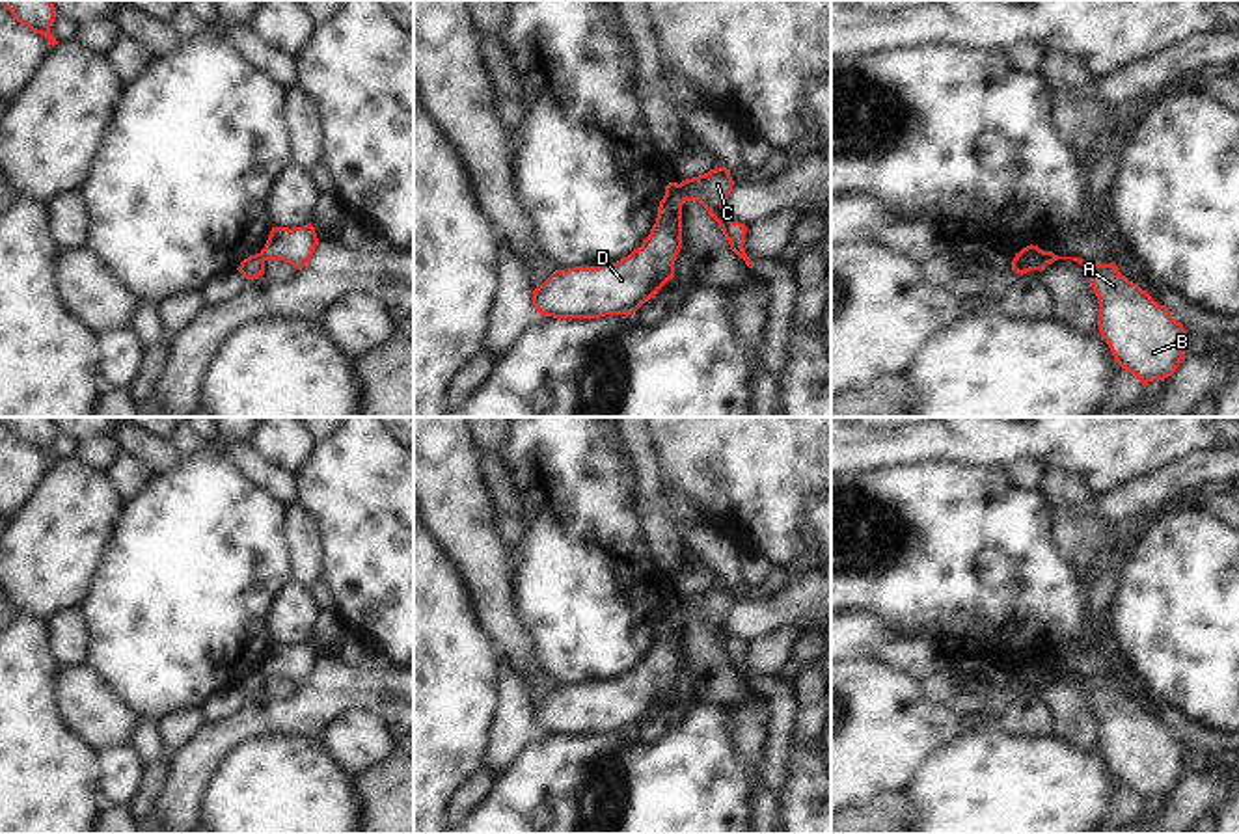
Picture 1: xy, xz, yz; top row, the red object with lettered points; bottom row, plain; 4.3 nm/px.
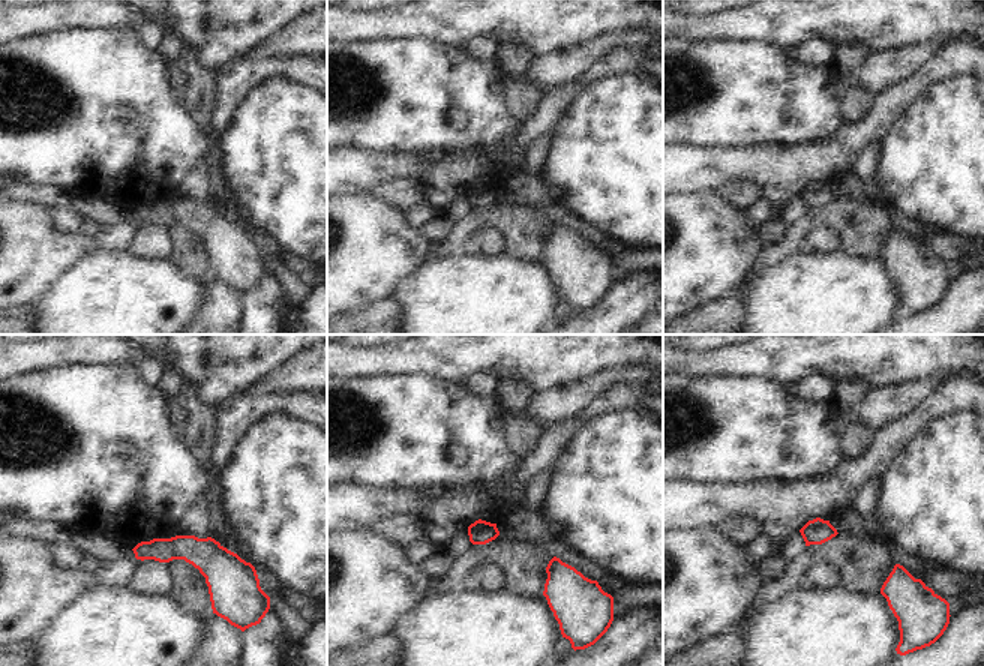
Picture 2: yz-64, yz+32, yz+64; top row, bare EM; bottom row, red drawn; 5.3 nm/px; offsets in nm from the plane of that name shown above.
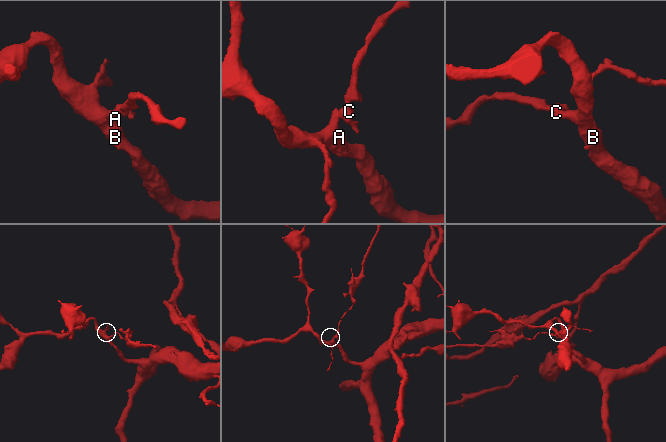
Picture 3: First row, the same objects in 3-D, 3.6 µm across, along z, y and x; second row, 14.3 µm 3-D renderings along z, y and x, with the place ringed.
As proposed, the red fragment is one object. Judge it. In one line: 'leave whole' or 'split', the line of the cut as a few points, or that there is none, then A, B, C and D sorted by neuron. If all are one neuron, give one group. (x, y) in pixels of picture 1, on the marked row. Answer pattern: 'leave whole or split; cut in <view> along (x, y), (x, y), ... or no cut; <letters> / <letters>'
split; cut in xz along (679, 185), (684, 200); A B D / C

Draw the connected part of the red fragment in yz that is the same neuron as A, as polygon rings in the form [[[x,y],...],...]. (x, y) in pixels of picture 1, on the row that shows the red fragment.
[[[1053,251],[1014,259],[1017,274],[1043,270],[1058,259],[1077,261],[1097,296],[1099,333],[1116,363],[1135,374],[1146,387],[1176,372],[1185,357],[1187,330],[1166,305],[1159,305],[1146,290],[1118,272],[1116,264],[1092,264],[1079,257],[1058,257]]]

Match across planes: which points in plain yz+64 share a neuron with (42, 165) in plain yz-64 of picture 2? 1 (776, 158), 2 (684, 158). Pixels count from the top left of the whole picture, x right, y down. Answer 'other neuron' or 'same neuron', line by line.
1: other neuron
2: other neuron

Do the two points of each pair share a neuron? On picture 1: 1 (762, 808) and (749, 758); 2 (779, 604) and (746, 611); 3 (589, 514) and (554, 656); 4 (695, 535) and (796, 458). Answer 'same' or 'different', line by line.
1: same
2: same
3: same
4: different

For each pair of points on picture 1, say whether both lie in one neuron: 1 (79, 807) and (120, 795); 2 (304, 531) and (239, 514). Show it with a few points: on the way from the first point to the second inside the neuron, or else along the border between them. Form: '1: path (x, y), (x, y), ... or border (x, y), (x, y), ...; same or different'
1: border (95, 753), (99, 792); different
2: border (285, 507), (284, 538), (291, 568); different

